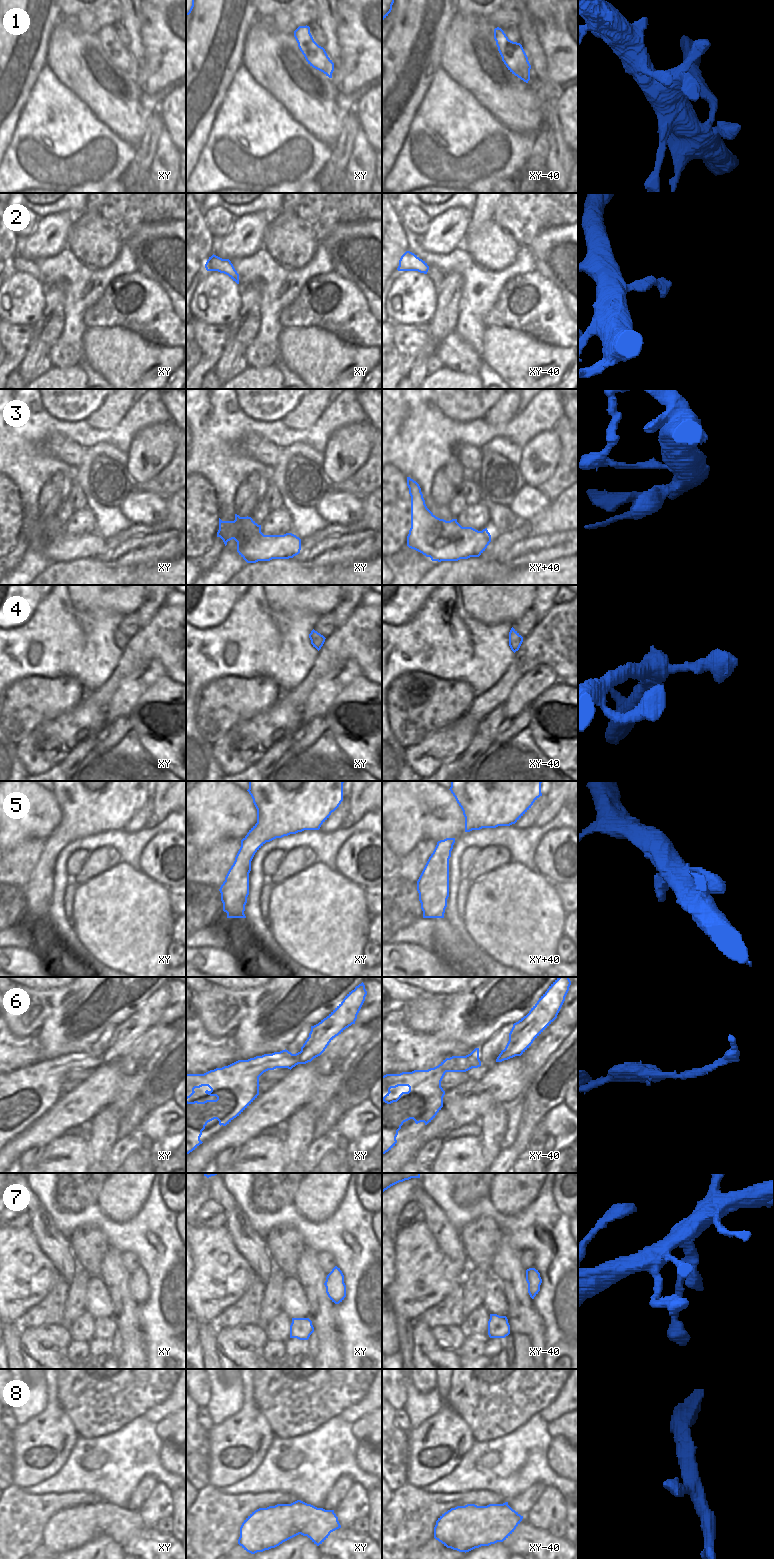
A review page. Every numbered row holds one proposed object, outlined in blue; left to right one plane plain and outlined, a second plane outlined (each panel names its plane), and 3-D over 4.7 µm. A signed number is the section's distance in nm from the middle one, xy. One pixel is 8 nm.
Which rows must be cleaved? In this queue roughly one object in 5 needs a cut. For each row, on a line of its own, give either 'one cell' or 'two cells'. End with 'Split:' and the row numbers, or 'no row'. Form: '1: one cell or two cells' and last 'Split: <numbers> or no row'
1: one cell
2: one cell
3: one cell
4: one cell
5: one cell
6: one cell
7: one cell
8: one cell
Split: no row

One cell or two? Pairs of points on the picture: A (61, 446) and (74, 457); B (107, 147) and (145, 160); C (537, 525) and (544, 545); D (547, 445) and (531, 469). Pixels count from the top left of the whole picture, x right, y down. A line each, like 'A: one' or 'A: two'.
A: one
B: two
C: two
D: one

